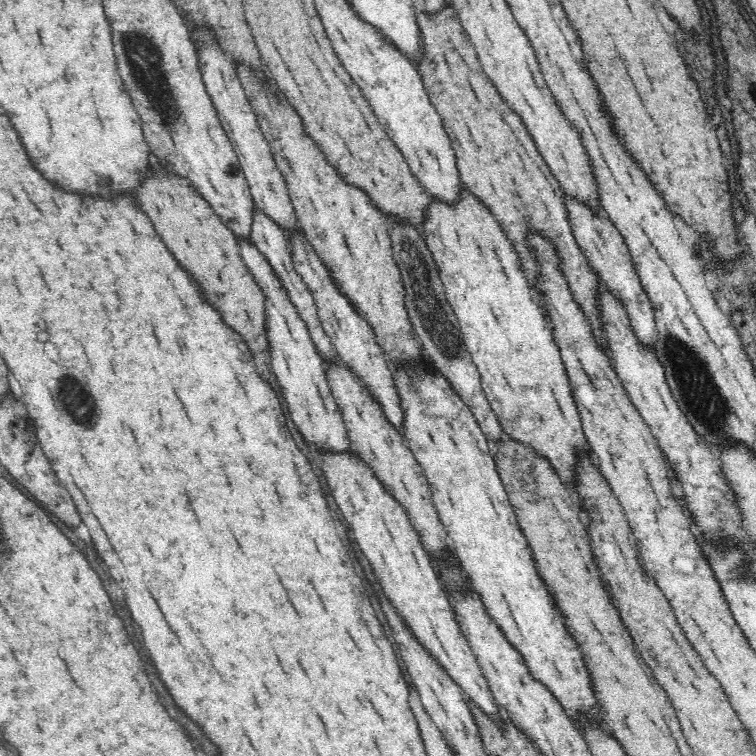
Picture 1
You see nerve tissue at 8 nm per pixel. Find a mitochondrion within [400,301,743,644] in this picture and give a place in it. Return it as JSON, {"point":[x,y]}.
{"point":[697,389]}

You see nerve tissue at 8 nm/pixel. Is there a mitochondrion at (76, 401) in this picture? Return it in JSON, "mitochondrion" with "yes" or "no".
{"mitochondrion":"yes"}

